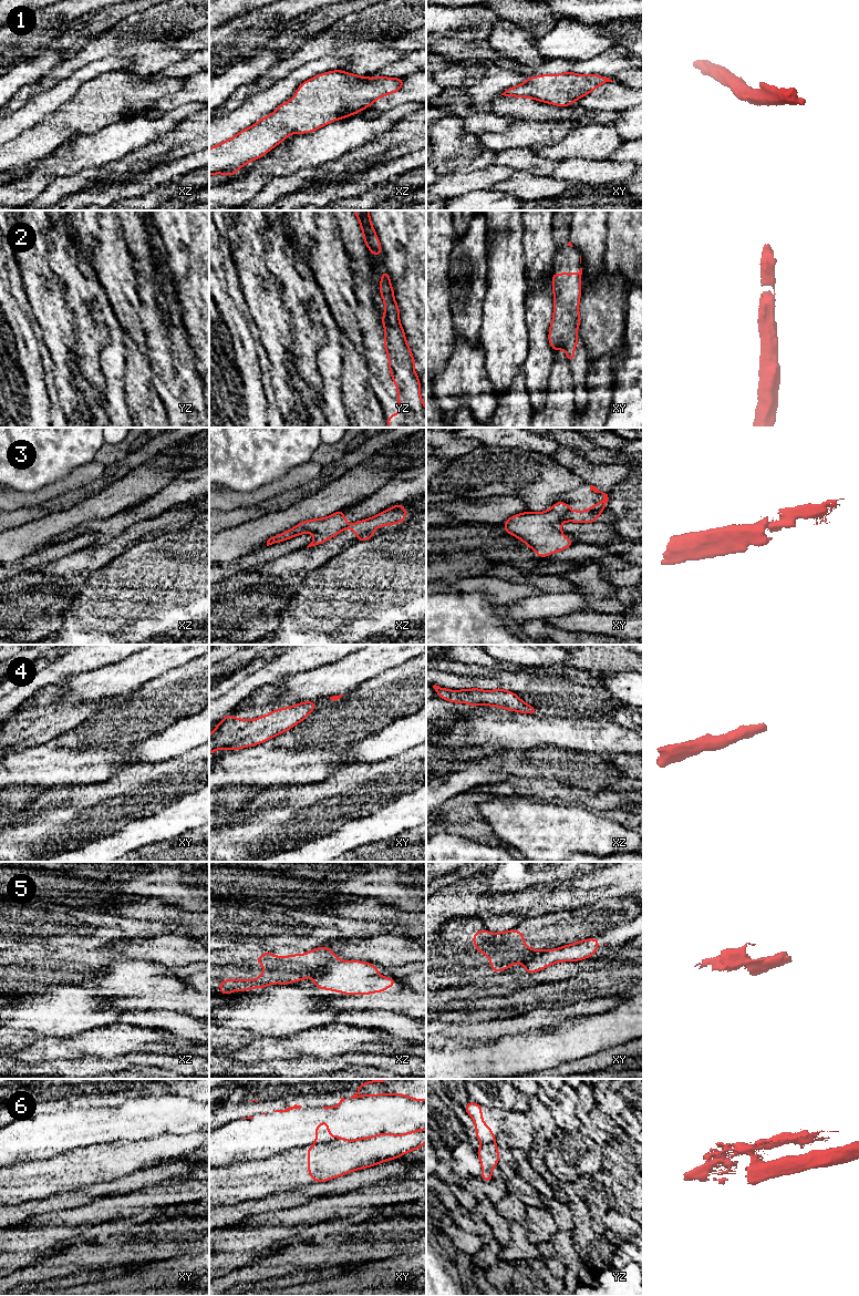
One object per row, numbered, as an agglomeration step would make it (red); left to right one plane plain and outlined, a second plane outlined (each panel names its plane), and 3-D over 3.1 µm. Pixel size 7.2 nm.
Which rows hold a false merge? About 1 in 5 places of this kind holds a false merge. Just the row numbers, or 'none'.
3, 5, 6

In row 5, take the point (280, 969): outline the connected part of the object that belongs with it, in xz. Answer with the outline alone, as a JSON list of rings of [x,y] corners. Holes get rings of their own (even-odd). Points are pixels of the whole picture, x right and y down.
[[[321,946],[303,955],[273,956],[267,950],[262,956],[255,958],[260,966],[267,968],[258,979],[224,979],[219,984],[219,991],[230,995],[238,989],[246,991],[253,988],[268,987],[271,984],[288,985],[292,981],[313,978],[329,964],[338,961],[338,956],[330,947]]]

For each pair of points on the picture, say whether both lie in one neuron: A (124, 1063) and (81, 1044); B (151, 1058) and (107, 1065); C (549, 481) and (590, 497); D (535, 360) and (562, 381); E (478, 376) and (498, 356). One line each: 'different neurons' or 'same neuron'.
A: different neurons
B: same neuron
C: different neurons
D: different neurons
E: different neurons

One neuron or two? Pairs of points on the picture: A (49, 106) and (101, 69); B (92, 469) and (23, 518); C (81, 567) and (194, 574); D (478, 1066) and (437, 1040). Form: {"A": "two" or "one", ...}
{"A": "one", "B": "two", "C": "two", "D": "two"}

